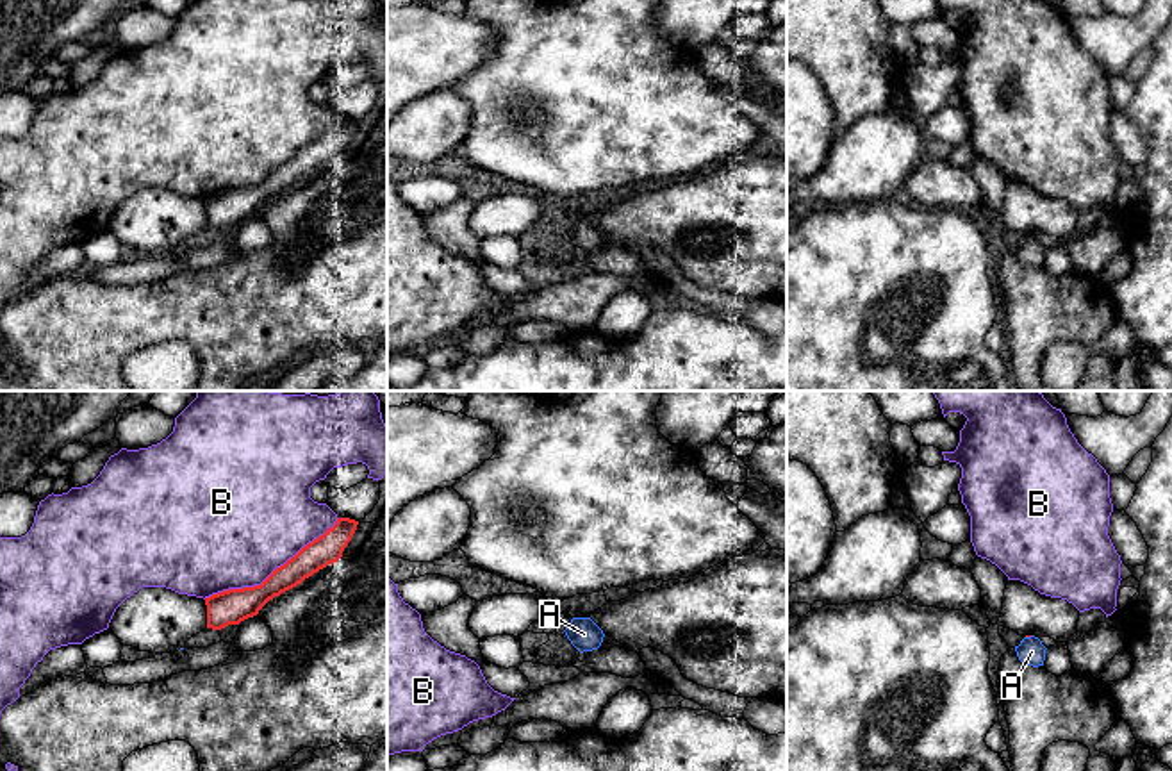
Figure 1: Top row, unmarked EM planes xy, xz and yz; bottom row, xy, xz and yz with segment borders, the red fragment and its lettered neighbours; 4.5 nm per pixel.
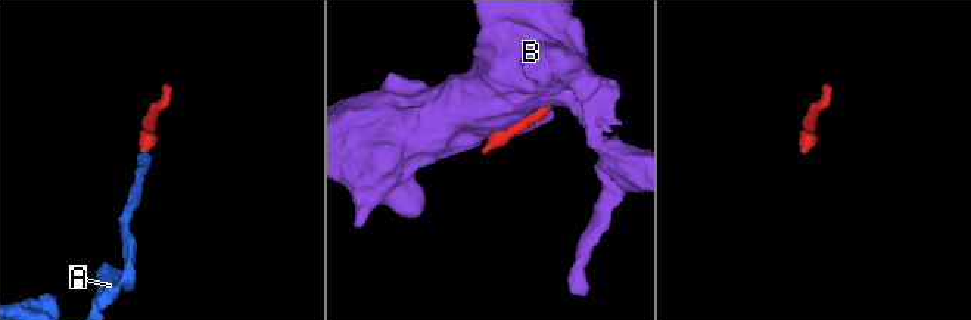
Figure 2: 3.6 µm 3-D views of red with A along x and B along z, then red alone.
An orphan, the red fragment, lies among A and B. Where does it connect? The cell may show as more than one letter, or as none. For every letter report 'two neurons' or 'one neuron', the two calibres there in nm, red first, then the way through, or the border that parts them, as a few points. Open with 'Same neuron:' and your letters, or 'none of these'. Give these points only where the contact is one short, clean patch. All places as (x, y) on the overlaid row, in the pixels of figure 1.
Same neuron: A
A: one neuron; calibres 20 and 120 nm; way yz (1026, 636), (1028, 636), (1031, 652)
B: two neurons; calibres 160 and 500 nm

